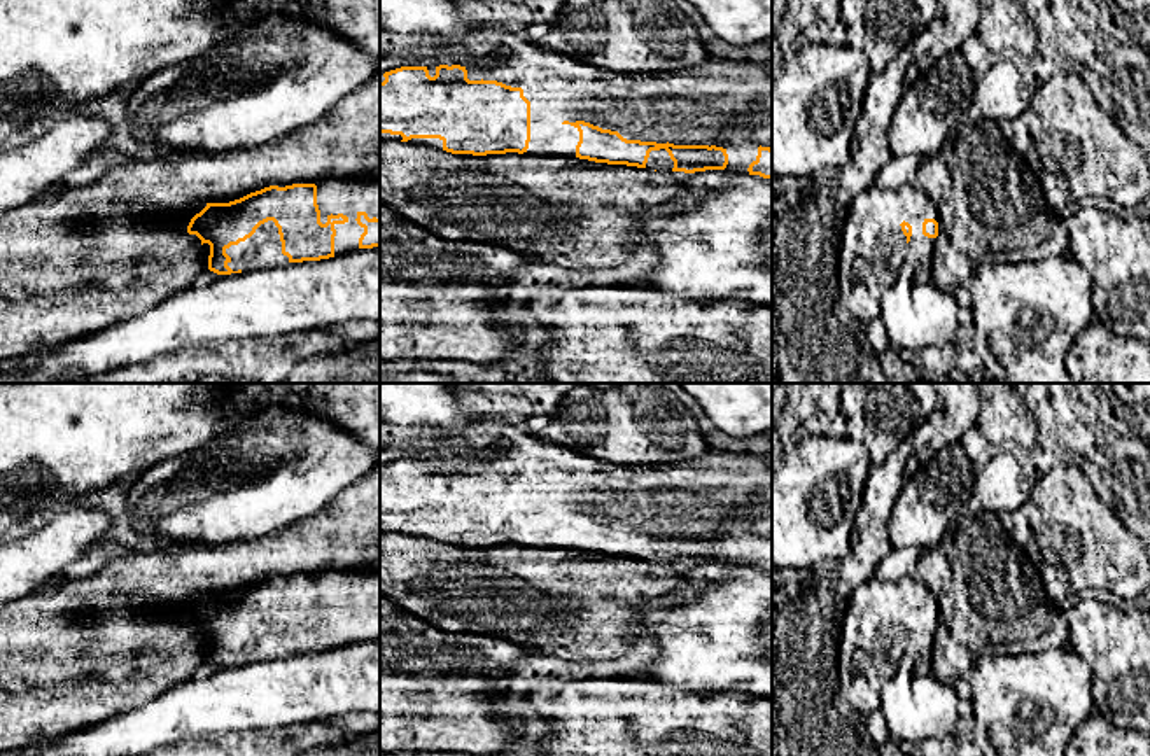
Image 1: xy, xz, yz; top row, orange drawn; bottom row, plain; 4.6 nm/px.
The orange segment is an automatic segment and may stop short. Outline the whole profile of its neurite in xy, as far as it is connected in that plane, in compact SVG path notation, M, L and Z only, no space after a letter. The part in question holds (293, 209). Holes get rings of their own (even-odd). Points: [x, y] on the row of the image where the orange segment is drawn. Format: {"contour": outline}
{"contour": "M380 175L270 186L229 203L207 203L187 226L210 248L205 276L320 261L380 247Z"}

